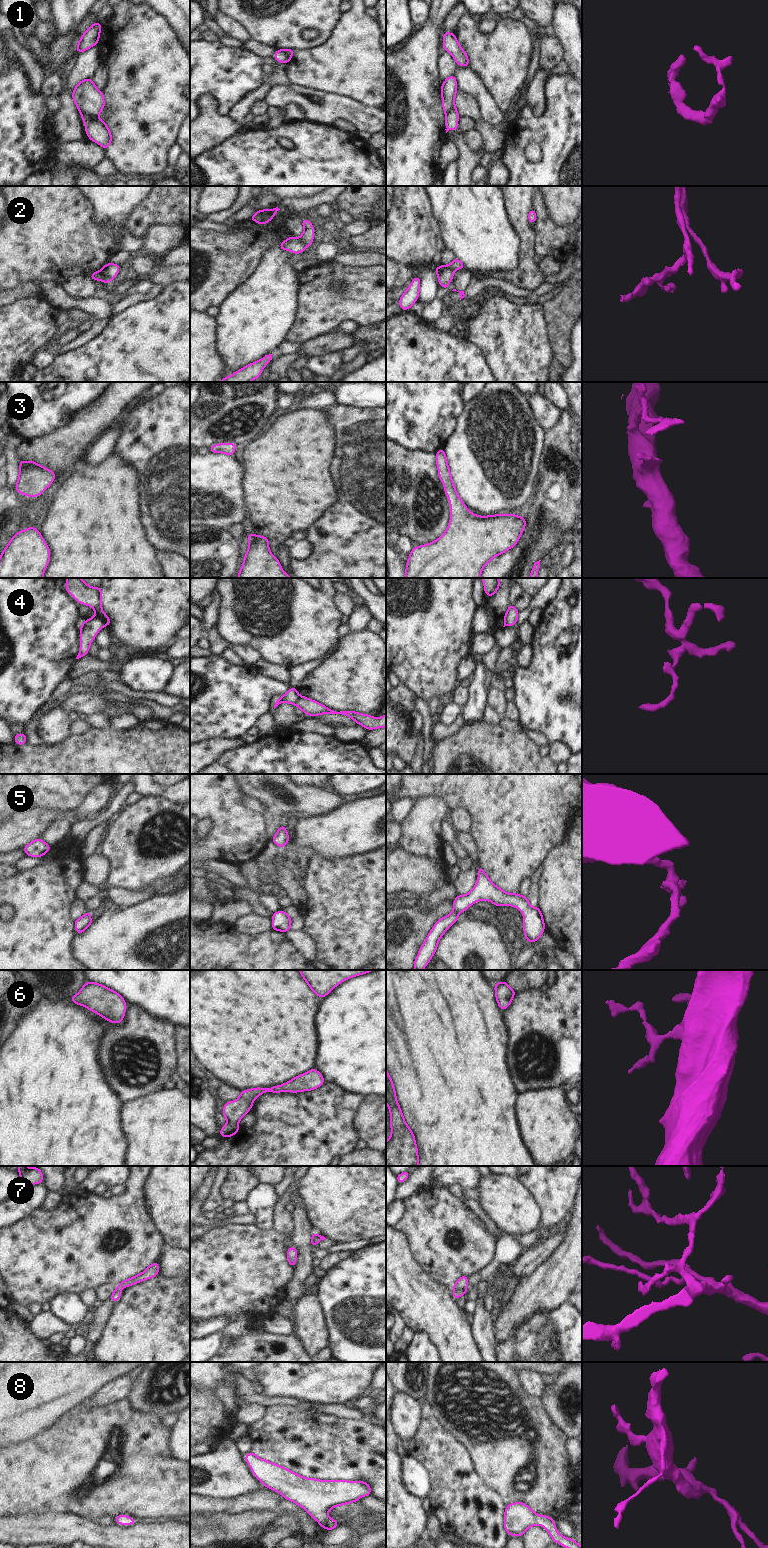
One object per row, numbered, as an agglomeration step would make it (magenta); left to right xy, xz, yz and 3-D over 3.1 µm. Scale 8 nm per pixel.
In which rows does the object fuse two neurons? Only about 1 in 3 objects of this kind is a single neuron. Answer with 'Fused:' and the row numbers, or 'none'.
Fused: 1, 2, 4, 7

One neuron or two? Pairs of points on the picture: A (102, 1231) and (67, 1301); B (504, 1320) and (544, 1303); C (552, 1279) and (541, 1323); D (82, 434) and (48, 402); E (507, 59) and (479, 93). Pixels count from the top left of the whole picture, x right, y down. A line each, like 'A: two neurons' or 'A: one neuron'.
A: two neurons
B: one neuron
C: two neurons
D: two neurons
E: two neurons

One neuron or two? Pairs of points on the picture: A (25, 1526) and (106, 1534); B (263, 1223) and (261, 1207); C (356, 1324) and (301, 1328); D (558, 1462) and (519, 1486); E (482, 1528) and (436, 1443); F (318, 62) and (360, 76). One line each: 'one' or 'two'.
A: one
B: one
C: two
D: one
E: one
F: one

